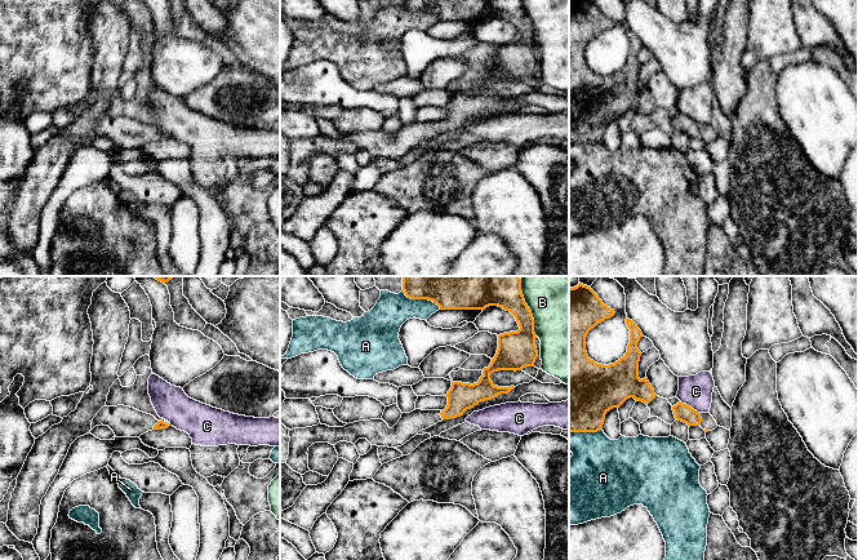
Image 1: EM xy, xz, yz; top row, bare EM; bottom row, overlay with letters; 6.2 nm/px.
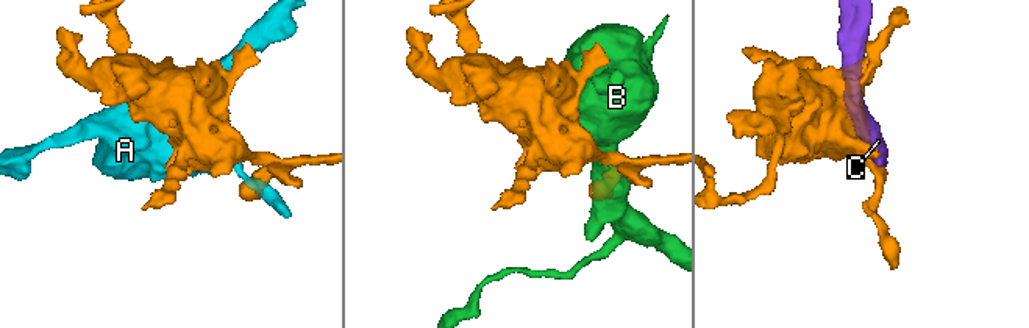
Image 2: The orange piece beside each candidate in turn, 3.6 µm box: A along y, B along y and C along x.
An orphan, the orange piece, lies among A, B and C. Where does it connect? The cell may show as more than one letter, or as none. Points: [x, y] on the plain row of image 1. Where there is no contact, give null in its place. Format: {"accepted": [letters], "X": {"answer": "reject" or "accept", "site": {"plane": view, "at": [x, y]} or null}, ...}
{"accepted": [], "A": {"answer": "reject", "site": {"plane": "xz", "at": [421, 9]}}, "B": {"answer": "reject", "site": {"plane": "xz", "at": [530, 23]}}, "C": {"answer": "reject", "site": {"plane": "yz", "at": [690, 118]}}}

